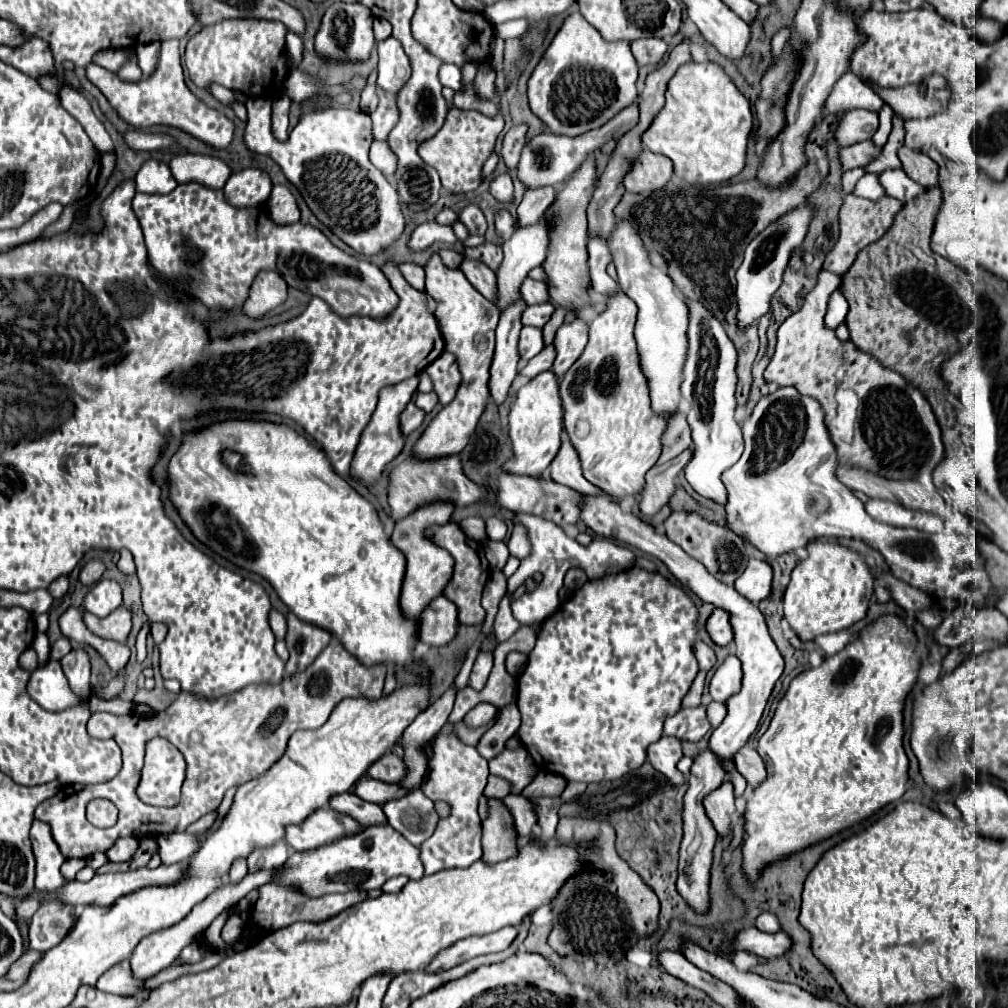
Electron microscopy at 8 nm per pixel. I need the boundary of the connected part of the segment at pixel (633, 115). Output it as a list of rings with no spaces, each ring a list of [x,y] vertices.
[[[638,101],[632,103],[630,107],[622,109],[614,119],[610,119],[606,125],[594,129],[594,131],[586,131],[578,137],[562,137],[562,135],[554,135],[554,133],[542,133],[536,135],[530,143],[526,143],[526,147],[522,149],[522,159],[518,163],[518,177],[526,187],[542,187],[542,185],[554,185],[558,187],[560,183],[564,183],[566,179],[570,179],[576,169],[582,165],[582,161],[590,155],[594,155],[594,151],[598,151],[604,143],[612,141],[612,139],[620,139],[626,131],[630,131],[632,127],[636,127],[638,123]]]

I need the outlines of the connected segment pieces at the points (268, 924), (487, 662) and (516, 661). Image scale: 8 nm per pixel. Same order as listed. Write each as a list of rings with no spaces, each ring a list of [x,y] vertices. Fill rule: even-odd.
[[[262,885],[258,889],[260,897],[256,901],[256,905],[252,907],[250,913],[250,925],[256,925],[260,931],[276,931],[282,929],[284,925],[292,925],[296,921],[326,921],[330,917],[334,917],[336,913],[360,903],[366,899],[366,891],[350,891],[350,893],[334,893],[334,895],[324,895],[318,899],[310,899],[302,893],[298,893],[296,889],[284,889],[280,885]]]
[[[478,653],[478,659],[470,673],[470,687],[476,691],[482,691],[490,671],[492,671],[492,653]]]
[[[512,651],[512,653],[508,653],[508,657],[506,657],[506,669],[508,669],[508,673],[512,675],[512,677],[518,677],[520,673],[522,673],[522,669],[524,669],[524,665],[526,665],[526,655],[524,653],[516,653],[516,651]]]

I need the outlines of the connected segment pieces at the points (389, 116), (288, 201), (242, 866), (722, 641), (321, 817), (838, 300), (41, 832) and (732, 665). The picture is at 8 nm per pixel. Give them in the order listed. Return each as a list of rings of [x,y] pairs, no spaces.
[[[376,85],[376,95],[380,103],[378,103],[378,109],[370,113],[370,117],[374,123],[374,137],[380,141],[380,139],[388,139],[390,131],[394,129],[394,123],[398,123],[398,105],[396,105],[396,99],[388,97],[378,85]]]
[[[276,185],[266,201],[266,211],[272,219],[272,223],[276,225],[292,225],[300,219],[300,211],[296,207],[296,199],[294,195],[282,187],[282,185]]]
[[[238,859],[234,865],[232,865],[232,869],[230,869],[230,879],[228,881],[232,881],[232,883],[238,883],[238,879],[244,879],[246,877],[246,873],[248,873],[248,867],[246,867],[246,859]]]
[[[720,607],[712,611],[706,629],[716,645],[728,645],[734,637],[734,631],[730,631],[730,615],[726,615],[726,611],[722,611]]]
[[[318,809],[304,823],[286,827],[284,839],[294,851],[308,851],[354,837],[360,831],[364,831],[364,827],[348,815],[342,815],[334,809]]]
[[[838,287],[832,295],[830,295],[830,301],[828,301],[828,313],[826,313],[826,325],[836,329],[844,317],[848,313],[848,303],[846,303],[846,297],[842,295],[842,287]]]
[[[34,819],[30,839],[32,839],[34,857],[36,857],[36,887],[46,891],[58,889],[64,881],[60,873],[64,855],[58,851],[58,845],[50,835],[50,825]]]
[[[730,653],[710,681],[710,695],[714,701],[726,703],[726,699],[730,699],[738,687],[742,687],[742,665],[738,663],[738,657]]]

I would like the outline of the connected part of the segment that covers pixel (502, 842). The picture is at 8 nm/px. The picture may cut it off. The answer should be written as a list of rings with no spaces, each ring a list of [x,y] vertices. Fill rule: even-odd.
[[[488,797],[488,817],[482,821],[482,861],[498,863],[518,855],[518,835],[514,835],[514,819],[502,807],[502,799]]]

